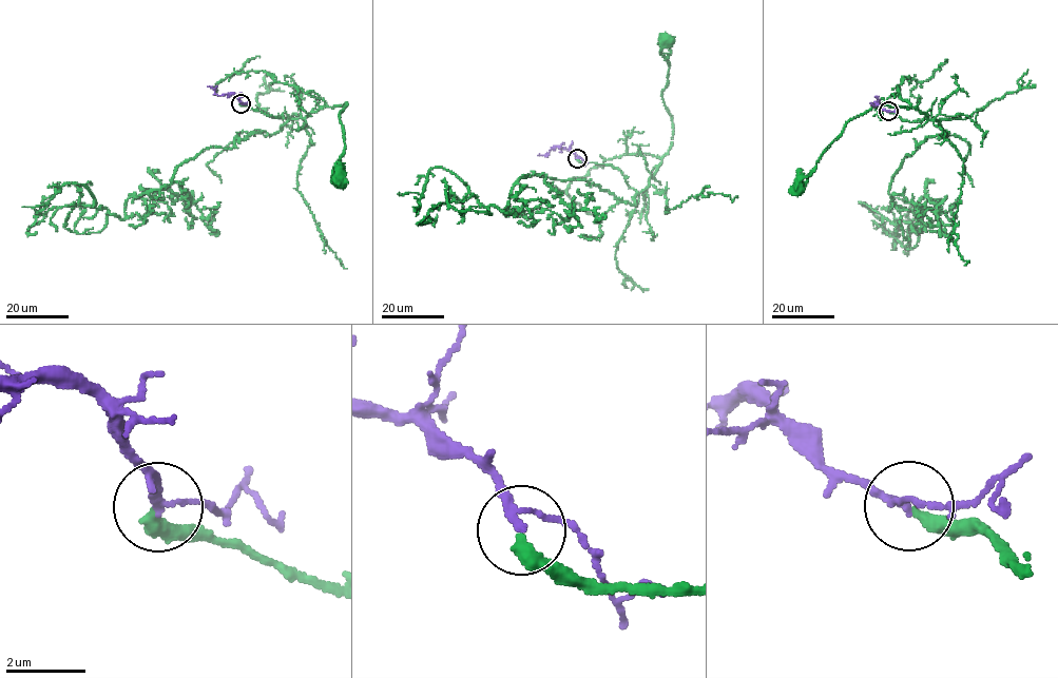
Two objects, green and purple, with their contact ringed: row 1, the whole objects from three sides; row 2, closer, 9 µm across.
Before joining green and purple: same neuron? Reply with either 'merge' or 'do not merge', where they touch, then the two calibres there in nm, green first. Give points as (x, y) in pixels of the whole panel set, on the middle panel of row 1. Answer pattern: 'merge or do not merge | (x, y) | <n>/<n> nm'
merge | (577, 158) | 360/150 nm

